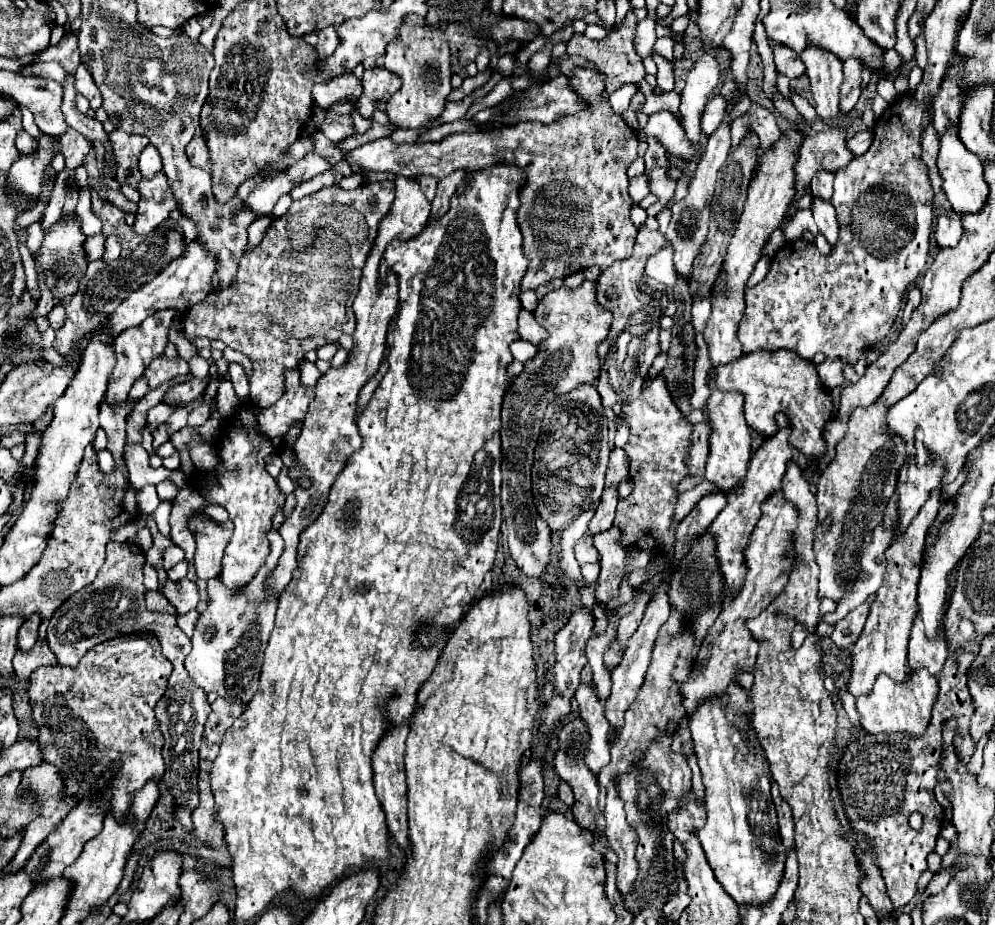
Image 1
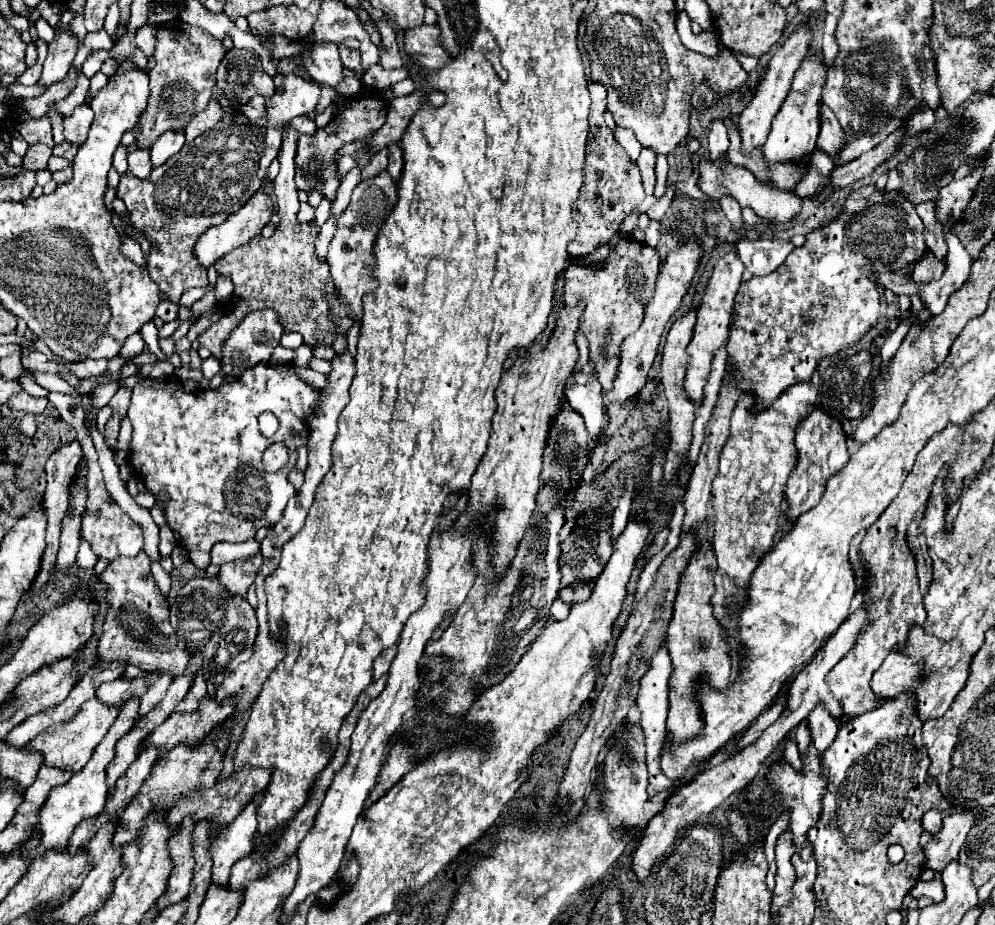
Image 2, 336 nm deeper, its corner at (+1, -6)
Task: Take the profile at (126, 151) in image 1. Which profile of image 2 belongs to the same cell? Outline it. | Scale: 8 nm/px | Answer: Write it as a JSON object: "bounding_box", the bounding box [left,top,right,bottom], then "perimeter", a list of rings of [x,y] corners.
{"bounding_box":[129,150,153,180],"perimeter":[[[133,150],[129,152],[129,172],[141,180],[145,180],[151,174],[153,166],[149,162],[149,152],[147,150]]]}

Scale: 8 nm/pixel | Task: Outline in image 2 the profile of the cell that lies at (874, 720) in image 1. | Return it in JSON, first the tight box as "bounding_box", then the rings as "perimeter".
{"bounding_box":[825,426,961,716],"perimeter":[[[949,426],[947,430],[933,436],[933,440],[929,440],[929,444],[921,450],[921,456],[917,456],[913,472],[905,478],[901,492],[883,510],[873,528],[867,530],[867,536],[861,542],[861,562],[867,562],[871,572],[869,588],[865,594],[869,604],[873,604],[873,624],[861,634],[861,640],[857,640],[853,650],[843,656],[843,660],[825,678],[831,694],[839,700],[845,716],[859,716],[883,704],[883,700],[873,692],[869,684],[875,668],[881,666],[889,652],[903,650],[907,646],[907,634],[911,626],[925,624],[925,608],[919,592],[915,554],[907,544],[907,526],[915,520],[917,512],[931,498],[937,470],[945,468],[945,464],[949,462],[949,450],[953,450],[957,444],[961,444],[961,430],[957,426]]]}

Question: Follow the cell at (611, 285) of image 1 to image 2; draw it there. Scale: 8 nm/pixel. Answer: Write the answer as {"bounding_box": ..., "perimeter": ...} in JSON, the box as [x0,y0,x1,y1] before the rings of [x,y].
{"bounding_box":[563,238,661,392],"perimeter":[[[633,238],[621,240],[615,250],[609,254],[603,268],[593,270],[589,266],[569,264],[565,268],[565,288],[563,288],[563,304],[567,308],[577,306],[577,302],[585,302],[585,312],[579,320],[579,330],[589,340],[589,358],[593,362],[593,370],[605,392],[611,390],[613,380],[619,370],[619,354],[621,342],[627,334],[633,334],[641,322],[651,294],[655,294],[655,282],[659,276],[661,258],[657,248],[647,246],[645,242],[637,242]]]}

